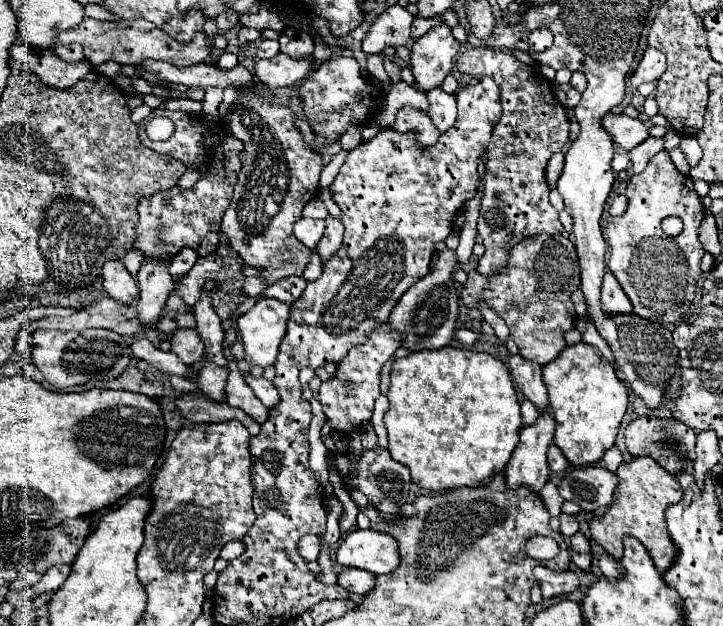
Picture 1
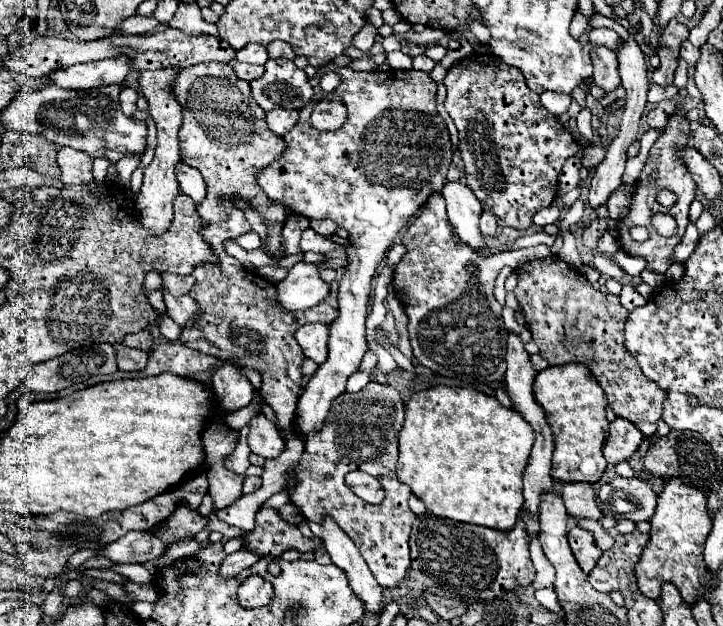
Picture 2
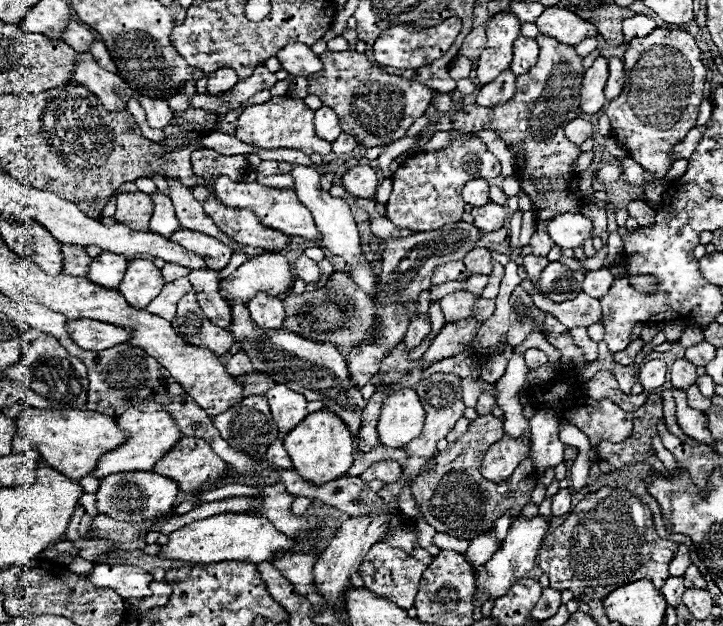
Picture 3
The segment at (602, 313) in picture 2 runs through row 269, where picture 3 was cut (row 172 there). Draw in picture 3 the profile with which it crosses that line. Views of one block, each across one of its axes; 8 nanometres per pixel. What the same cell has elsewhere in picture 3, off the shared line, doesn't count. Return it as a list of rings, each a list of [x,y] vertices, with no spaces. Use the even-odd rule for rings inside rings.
[[[542,34],[536,36],[536,42],[540,46],[538,62],[536,62],[534,68],[530,68],[530,72],[516,78],[514,98],[504,102],[504,104],[492,106],[492,108],[484,108],[484,106],[478,106],[478,104],[468,104],[460,112],[452,114],[452,128],[462,130],[462,132],[478,132],[478,130],[490,128],[490,130],[498,132],[500,138],[508,144],[508,148],[514,152],[516,170],[518,170],[518,176],[520,176],[522,190],[530,196],[532,210],[536,212],[536,220],[538,220],[536,232],[530,240],[532,256],[546,256],[556,246],[546,232],[550,218],[554,214],[562,214],[562,212],[580,212],[580,208],[584,204],[582,202],[582,192],[578,190],[578,176],[576,176],[576,172],[572,172],[572,164],[580,156],[580,146],[572,144],[564,136],[564,126],[578,116],[580,84],[582,84],[584,68],[582,68],[582,58],[576,54],[576,48],[570,48],[568,44],[558,44],[558,40],[550,40],[550,36],[542,36]]]

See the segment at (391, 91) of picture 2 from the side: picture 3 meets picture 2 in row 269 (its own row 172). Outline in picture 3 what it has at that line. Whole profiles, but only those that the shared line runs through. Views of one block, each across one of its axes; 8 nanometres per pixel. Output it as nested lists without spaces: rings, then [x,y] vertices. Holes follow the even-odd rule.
[[[358,164],[342,174],[342,184],[358,198],[374,198],[378,188],[378,172],[368,164]]]

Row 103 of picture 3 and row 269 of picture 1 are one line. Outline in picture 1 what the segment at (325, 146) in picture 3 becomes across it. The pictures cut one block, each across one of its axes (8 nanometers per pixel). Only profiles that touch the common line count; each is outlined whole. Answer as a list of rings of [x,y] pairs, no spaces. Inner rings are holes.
[[[142,60],[138,66],[168,84],[184,84],[202,90],[238,88],[240,96],[230,112],[230,130],[244,140],[246,152],[242,154],[242,170],[234,186],[230,208],[222,218],[224,228],[220,230],[228,236],[230,244],[238,248],[238,256],[242,256],[248,266],[264,268],[262,278],[266,278],[268,284],[292,274],[300,276],[310,260],[310,250],[294,236],[292,224],[302,216],[302,208],[316,198],[324,164],[322,156],[302,142],[302,134],[294,124],[296,114],[284,104],[274,104],[272,98],[254,88],[252,72],[240,64],[232,70],[224,70],[206,62],[178,68],[160,60]]]

